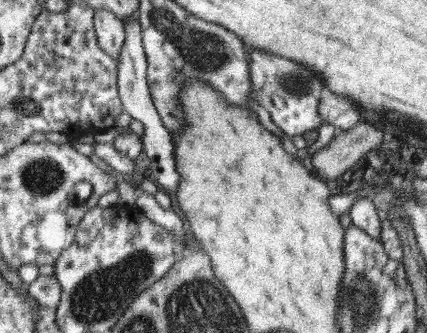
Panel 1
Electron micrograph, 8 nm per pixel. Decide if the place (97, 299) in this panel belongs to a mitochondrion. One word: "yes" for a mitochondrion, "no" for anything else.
yes

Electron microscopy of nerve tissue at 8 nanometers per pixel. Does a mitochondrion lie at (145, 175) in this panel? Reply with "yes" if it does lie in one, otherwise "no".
no

